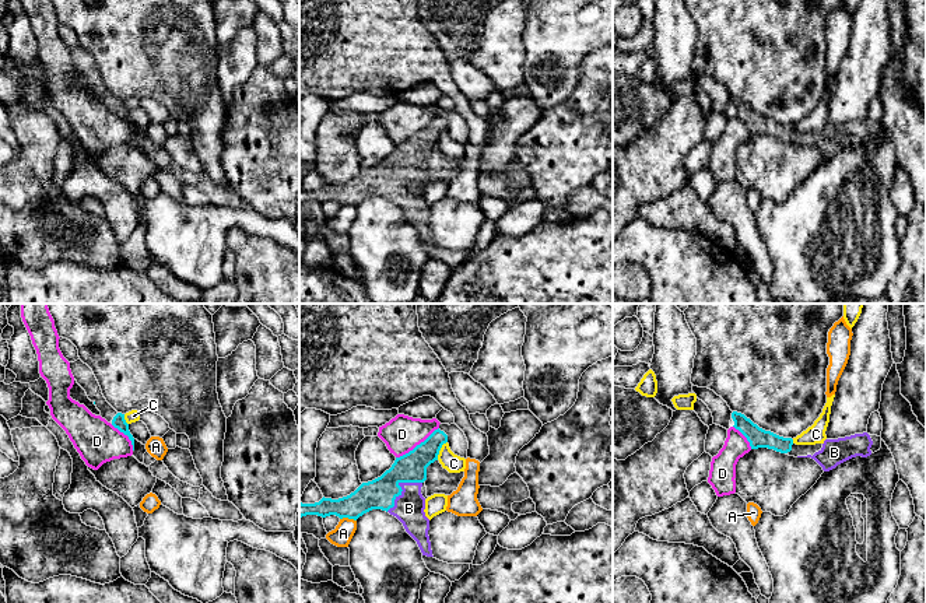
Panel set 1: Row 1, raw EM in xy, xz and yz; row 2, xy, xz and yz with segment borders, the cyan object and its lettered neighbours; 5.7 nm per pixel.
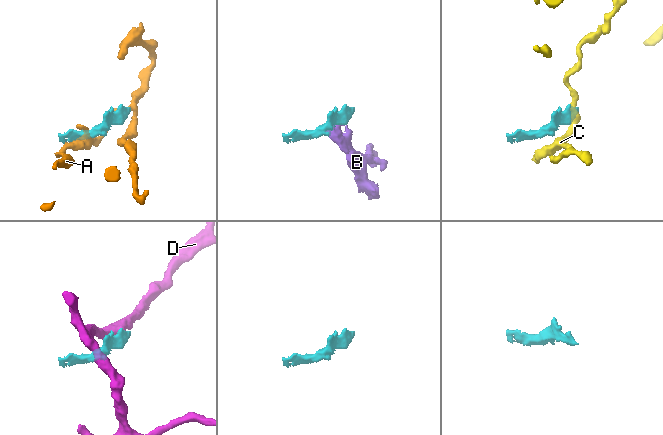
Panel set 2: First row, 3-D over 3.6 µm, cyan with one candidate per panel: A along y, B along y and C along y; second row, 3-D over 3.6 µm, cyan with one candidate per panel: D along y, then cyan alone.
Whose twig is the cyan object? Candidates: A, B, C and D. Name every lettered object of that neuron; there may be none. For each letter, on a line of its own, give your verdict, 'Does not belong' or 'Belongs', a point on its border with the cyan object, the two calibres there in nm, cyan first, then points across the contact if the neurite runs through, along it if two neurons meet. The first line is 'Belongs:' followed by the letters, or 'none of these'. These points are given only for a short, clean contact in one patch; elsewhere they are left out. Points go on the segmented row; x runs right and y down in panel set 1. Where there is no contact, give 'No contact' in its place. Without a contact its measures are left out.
Belongs: B
A: Does not belong. Touches cyan at xz (348, 518). Thickness 180 nm (cyan) against 120 nm
B: Belongs. Touches cyan at xz (400, 487). Thickness 180 nm (cyan) against 180 nm. Path across: xz (381, 493), (400, 487), (402, 498), (409, 508)
C: Does not belong. Touches cyan at xz (439, 449). Thickness 180 nm (cyan) against 110 nm. Boundary: xz (446, 441), (437, 459)
D: Does not belong. Touches cyan at xz (417, 445). Thickness 180 nm (cyan) against 220 nm

